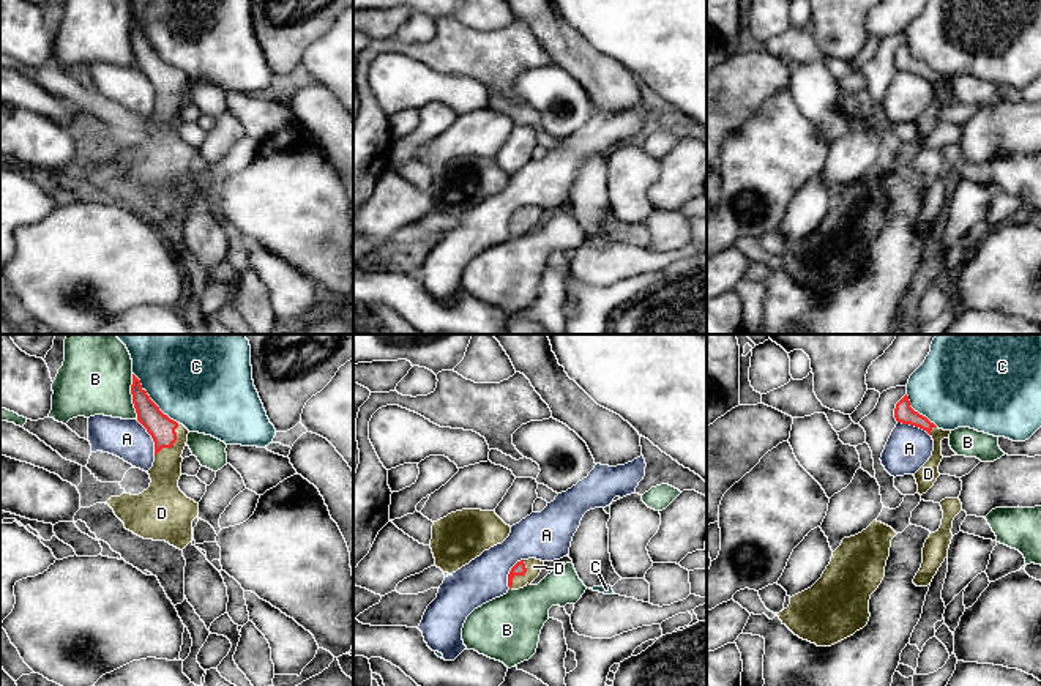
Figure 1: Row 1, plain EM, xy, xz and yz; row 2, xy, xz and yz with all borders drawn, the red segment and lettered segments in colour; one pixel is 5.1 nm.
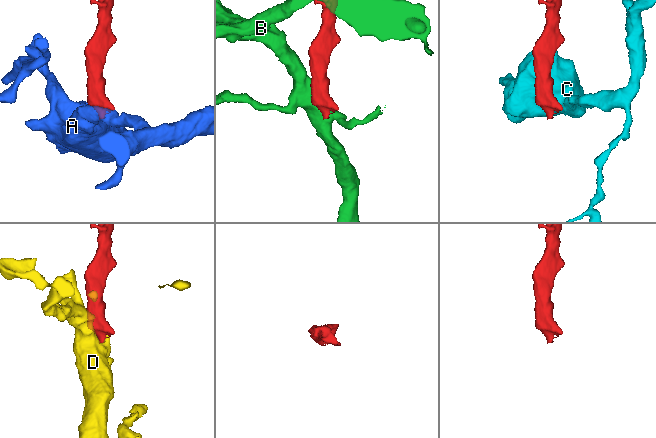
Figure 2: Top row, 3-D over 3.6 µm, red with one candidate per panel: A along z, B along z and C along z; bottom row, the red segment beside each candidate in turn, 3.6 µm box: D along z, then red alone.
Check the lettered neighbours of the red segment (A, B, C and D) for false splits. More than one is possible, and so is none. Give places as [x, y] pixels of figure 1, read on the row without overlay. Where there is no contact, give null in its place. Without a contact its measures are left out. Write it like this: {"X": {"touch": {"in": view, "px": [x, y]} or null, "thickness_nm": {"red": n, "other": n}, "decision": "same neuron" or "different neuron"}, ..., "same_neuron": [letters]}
{"A": {"touch": {"in": "xy", "px": [152, 84]}, "thickness_nm": {"red": 140, "other": 200}, "decision": "different neuron"}, "B": {"touch": {"in": "xy", "px": [133, 43]}, "thickness_nm": {"red": 140, "other": 320}, "decision": "different neuron"}, "C": {"touch": {"in": "xy", "px": [150, 46]}, "thickness_nm": {"red": 140, "other": 380}, "decision": "different neuron"}, "D": {"touch": {"in": "xy", "px": [174, 89]}, "thickness_nm": {"red": 140, "other": 150}, "decision": "same neuron"}, "same_neuron": ["D"]}

